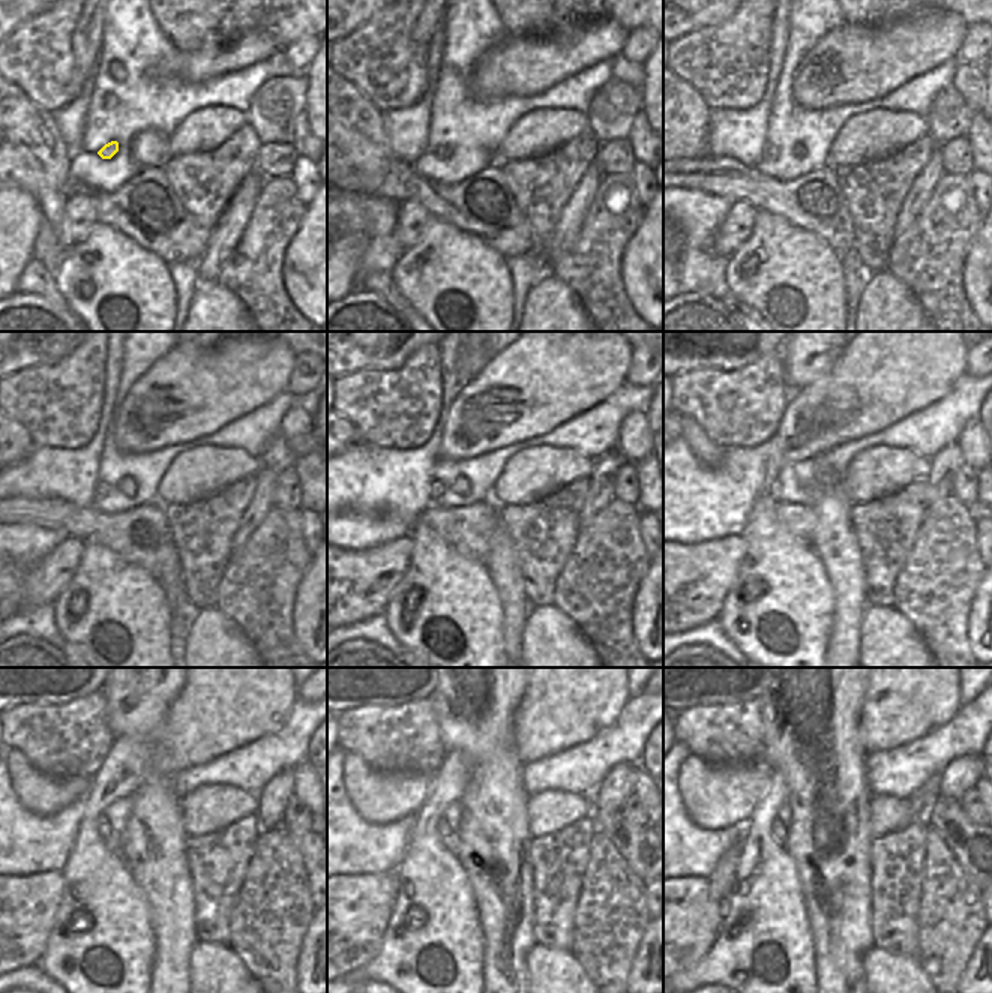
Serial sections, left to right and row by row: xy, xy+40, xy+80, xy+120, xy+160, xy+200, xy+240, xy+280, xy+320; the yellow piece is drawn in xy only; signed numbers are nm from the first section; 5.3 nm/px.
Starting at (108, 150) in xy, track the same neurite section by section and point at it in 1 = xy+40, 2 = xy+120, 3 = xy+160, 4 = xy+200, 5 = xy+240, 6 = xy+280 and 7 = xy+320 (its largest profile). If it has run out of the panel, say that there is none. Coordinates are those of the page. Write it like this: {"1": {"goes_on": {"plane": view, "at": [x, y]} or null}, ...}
{"1": {"goes_on": {"plane": "xy+40", "at": [441, 152]}}, "2": {"goes_on": {"plane": "xy+120", "at": [101, 489]}}, "3": {"goes_on": {"plane": "xy+160", "at": [437, 489]}}, "4": {"goes_on": {"plane": "xy+200", "at": [775, 491]}}, "5": {"goes_on": {"plane": "xy+240", "at": [104, 827]}}, "6": {"goes_on": {"plane": "xy+280", "at": [443, 830]}}, "7": {"goes_on": {"plane": "xy+320", "at": [779, 831]}}}

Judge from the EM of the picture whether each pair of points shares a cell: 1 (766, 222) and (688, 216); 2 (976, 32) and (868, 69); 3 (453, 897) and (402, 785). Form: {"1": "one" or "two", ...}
{"1": "two", "2": "two", "3": "two"}

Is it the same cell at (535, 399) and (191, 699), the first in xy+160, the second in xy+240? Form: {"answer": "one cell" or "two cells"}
{"answer": "one cell"}

